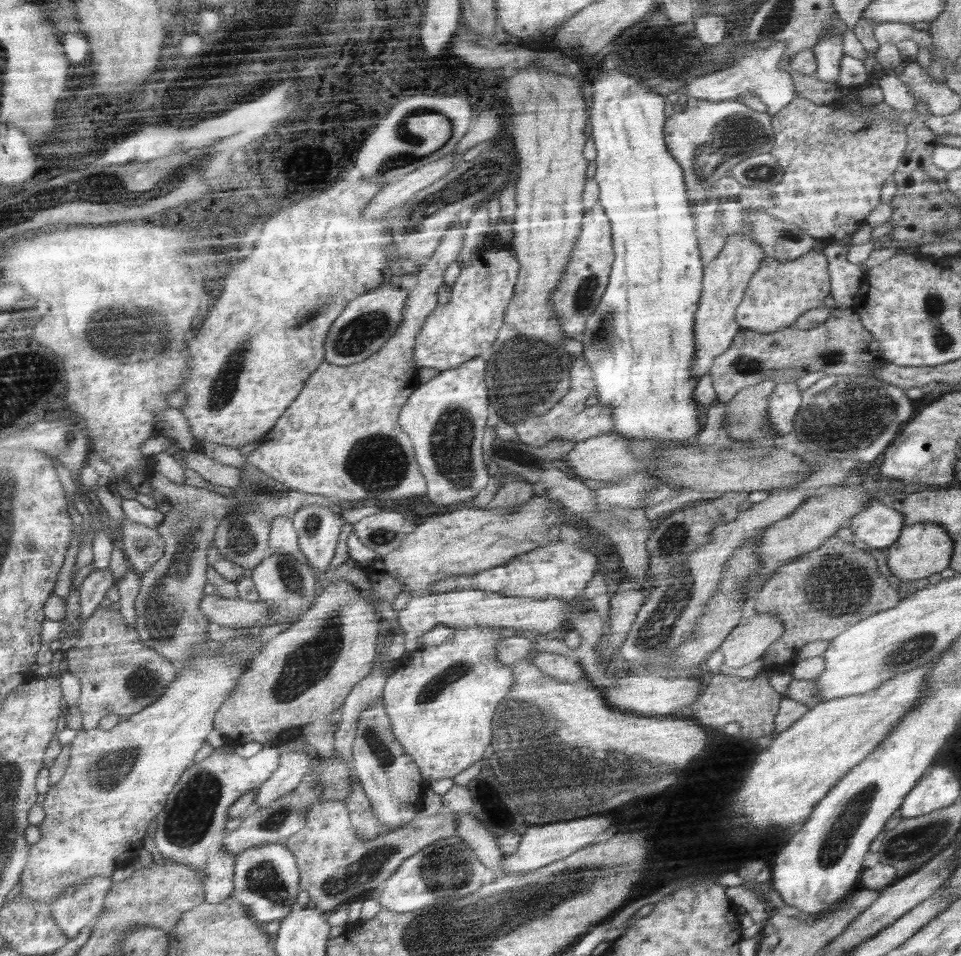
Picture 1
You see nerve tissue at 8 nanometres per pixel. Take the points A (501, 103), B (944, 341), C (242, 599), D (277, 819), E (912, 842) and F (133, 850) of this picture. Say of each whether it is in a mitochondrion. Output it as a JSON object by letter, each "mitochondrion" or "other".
{"A":"other","B":"mitochondrion","C":"other","D":"mitochondrion","E":"mitochondrion","F":"other"}

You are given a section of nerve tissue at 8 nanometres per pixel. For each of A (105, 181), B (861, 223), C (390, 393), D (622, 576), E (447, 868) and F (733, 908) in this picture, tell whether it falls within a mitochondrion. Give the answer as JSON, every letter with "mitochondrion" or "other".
{"A":"mitochondrion","B":"other","C":"other","D":"other","E":"mitochondrion","F":"other"}

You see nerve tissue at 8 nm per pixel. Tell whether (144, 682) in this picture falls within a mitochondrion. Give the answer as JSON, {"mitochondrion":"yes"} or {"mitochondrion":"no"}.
{"mitochondrion":"yes"}

